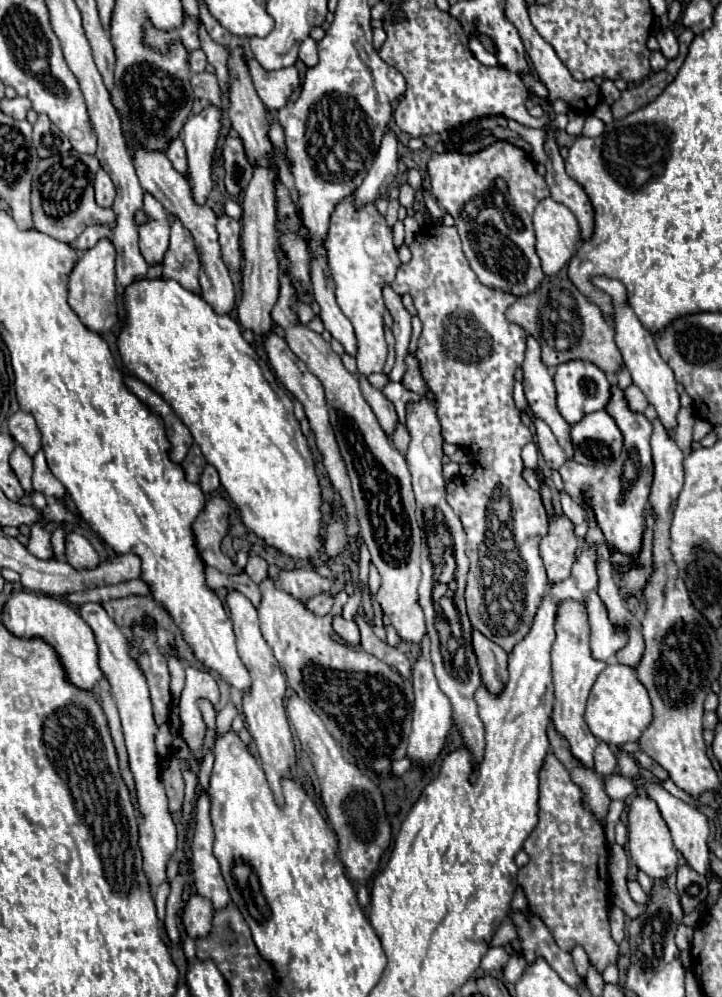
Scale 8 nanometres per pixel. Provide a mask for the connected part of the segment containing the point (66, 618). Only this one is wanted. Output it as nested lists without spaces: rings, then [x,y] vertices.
[[[14,590],[4,602],[2,624],[20,638],[40,636],[48,640],[48,644],[52,644],[56,654],[60,656],[64,670],[68,674],[68,680],[74,686],[90,690],[102,678],[102,670],[98,666],[98,648],[96,648],[96,640],[90,626],[80,618],[76,610],[68,608],[60,598],[44,596],[44,594],[28,592],[28,590]]]

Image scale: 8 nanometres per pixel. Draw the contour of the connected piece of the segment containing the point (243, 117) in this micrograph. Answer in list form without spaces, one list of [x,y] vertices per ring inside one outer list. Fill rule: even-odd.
[[[236,48],[234,52],[230,52],[230,60],[228,60],[228,72],[230,72],[230,120],[232,120],[232,128],[240,134],[246,154],[252,162],[258,164],[268,164],[268,154],[270,154],[270,140],[266,136],[270,120],[266,114],[266,108],[262,104],[262,100],[256,96],[256,90],[252,86],[252,80],[248,76],[248,68],[244,64],[244,56],[242,56],[242,48]]]

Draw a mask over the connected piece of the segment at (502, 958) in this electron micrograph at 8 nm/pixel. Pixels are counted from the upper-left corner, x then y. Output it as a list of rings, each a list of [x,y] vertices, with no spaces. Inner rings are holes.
[[[491,947],[487,954],[482,958],[480,967],[485,971],[498,970],[505,967],[509,960],[509,954],[504,947]],[[496,948],[502,948],[497,950]]]

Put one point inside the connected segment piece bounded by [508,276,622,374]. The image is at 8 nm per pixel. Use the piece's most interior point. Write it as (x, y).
(568, 326)

